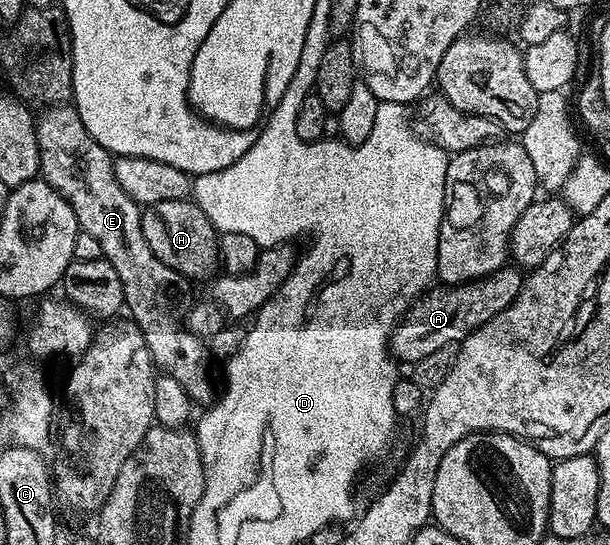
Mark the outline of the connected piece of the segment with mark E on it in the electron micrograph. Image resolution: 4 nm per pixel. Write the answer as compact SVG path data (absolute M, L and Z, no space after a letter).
M59 104L43 109L37 115L34 127L36 128L36 144L40 148L40 178L45 185L53 188L76 212L79 230L88 232L100 243L102 257L112 268L116 268L116 276L120 276L120 284L124 288L124 306L129 317L142 329L144 340L150 349L150 355L155 367L161 373L172 376L184 392L188 392L191 403L210 404L216 397L214 382L210 379L210 358L206 355L207 343L203 339L192 336L181 321L178 322L170 315L170 309L178 302L178 293L182 290L184 279L177 274L164 260L156 260L152 248L148 248L148 240L144 240L142 231L142 210L137 202L133 202L120 188L114 171L115 159L94 137L84 128L77 109L70 104Z

